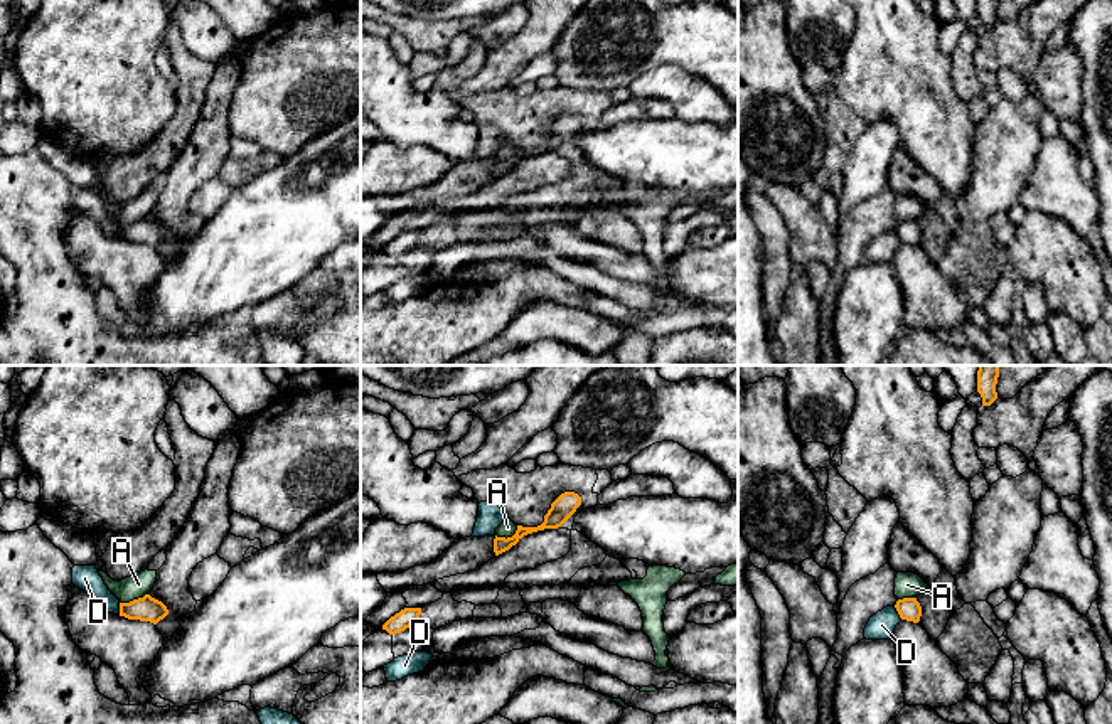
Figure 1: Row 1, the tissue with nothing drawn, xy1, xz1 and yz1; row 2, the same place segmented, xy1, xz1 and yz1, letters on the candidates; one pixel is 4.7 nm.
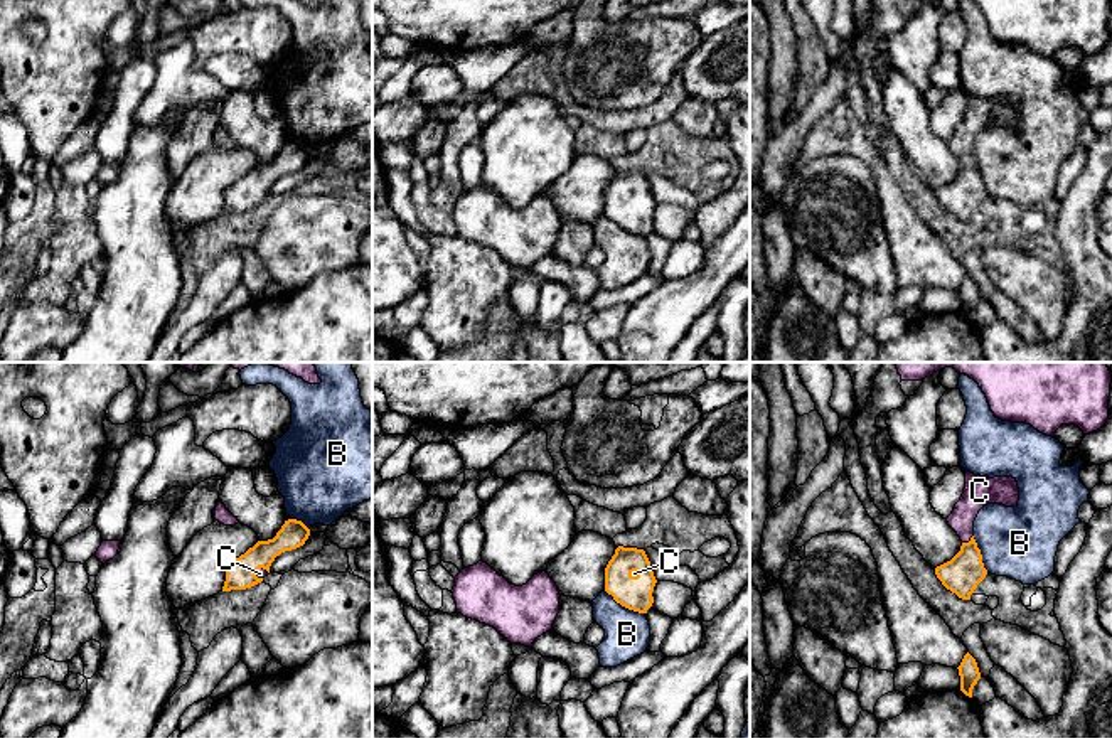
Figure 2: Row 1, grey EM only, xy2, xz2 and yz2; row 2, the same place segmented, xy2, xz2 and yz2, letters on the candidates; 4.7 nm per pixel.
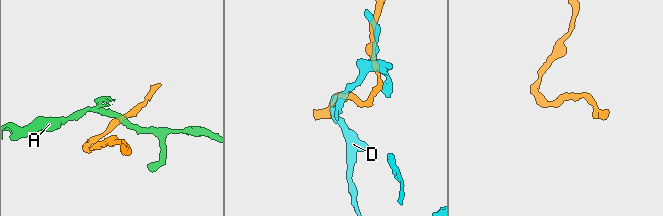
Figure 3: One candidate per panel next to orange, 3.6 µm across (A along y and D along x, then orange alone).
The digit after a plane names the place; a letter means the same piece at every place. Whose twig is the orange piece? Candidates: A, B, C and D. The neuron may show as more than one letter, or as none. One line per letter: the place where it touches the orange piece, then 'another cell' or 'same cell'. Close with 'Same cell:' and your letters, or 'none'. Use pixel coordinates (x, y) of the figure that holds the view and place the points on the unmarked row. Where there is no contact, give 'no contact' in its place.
A: xy1 (133, 223) | another cell
B: xz2 (625, 229) | another cell
C: yz2 (969, 164) | same cell
D: yz1 (898, 236) | another cell
Same cell: C

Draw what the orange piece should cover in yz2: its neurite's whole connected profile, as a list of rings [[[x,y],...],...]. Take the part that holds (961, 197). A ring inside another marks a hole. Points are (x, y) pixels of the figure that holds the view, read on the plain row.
[[[965,93],[965,111],[952,136],[949,148],[962,163],[960,174],[935,190],[942,207],[962,222],[970,222],[976,209],[986,201],[981,172],[974,162],[974,143],[987,126],[1016,130],[1019,123],[1018,104],[1013,99],[981,99]]]

